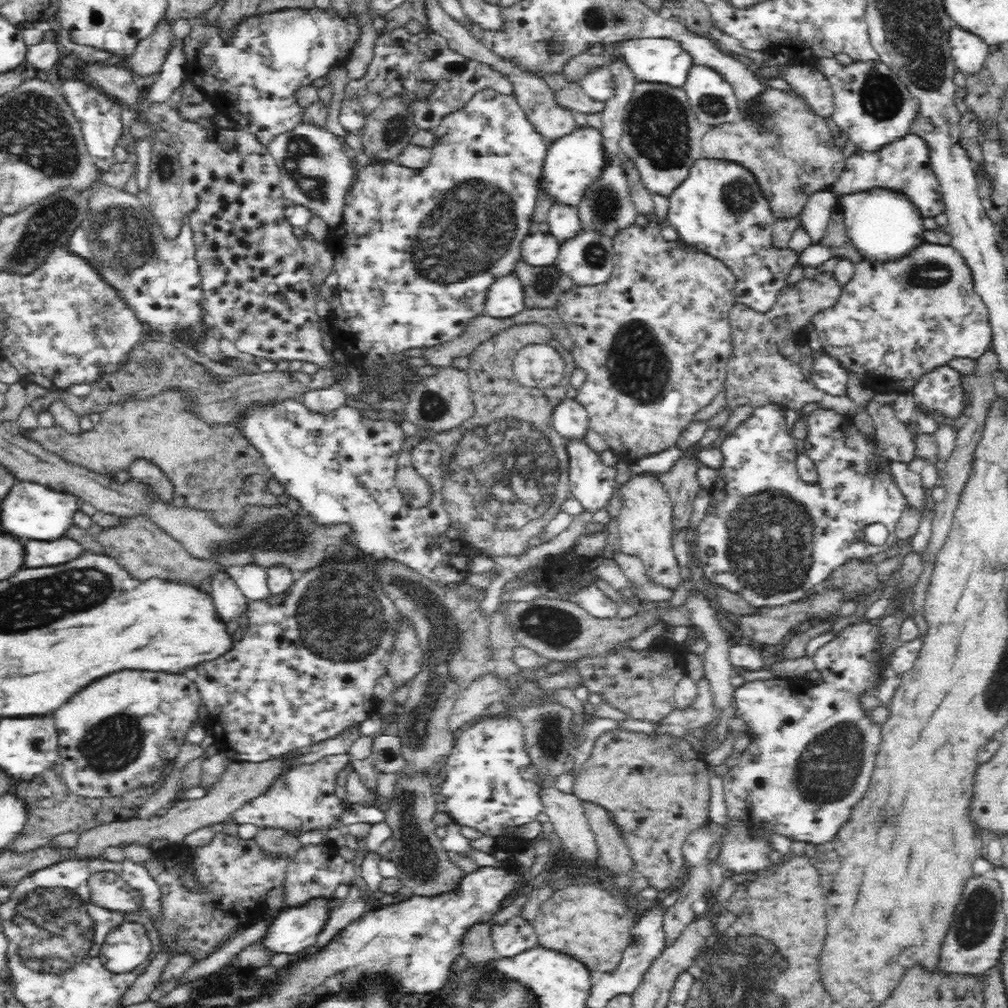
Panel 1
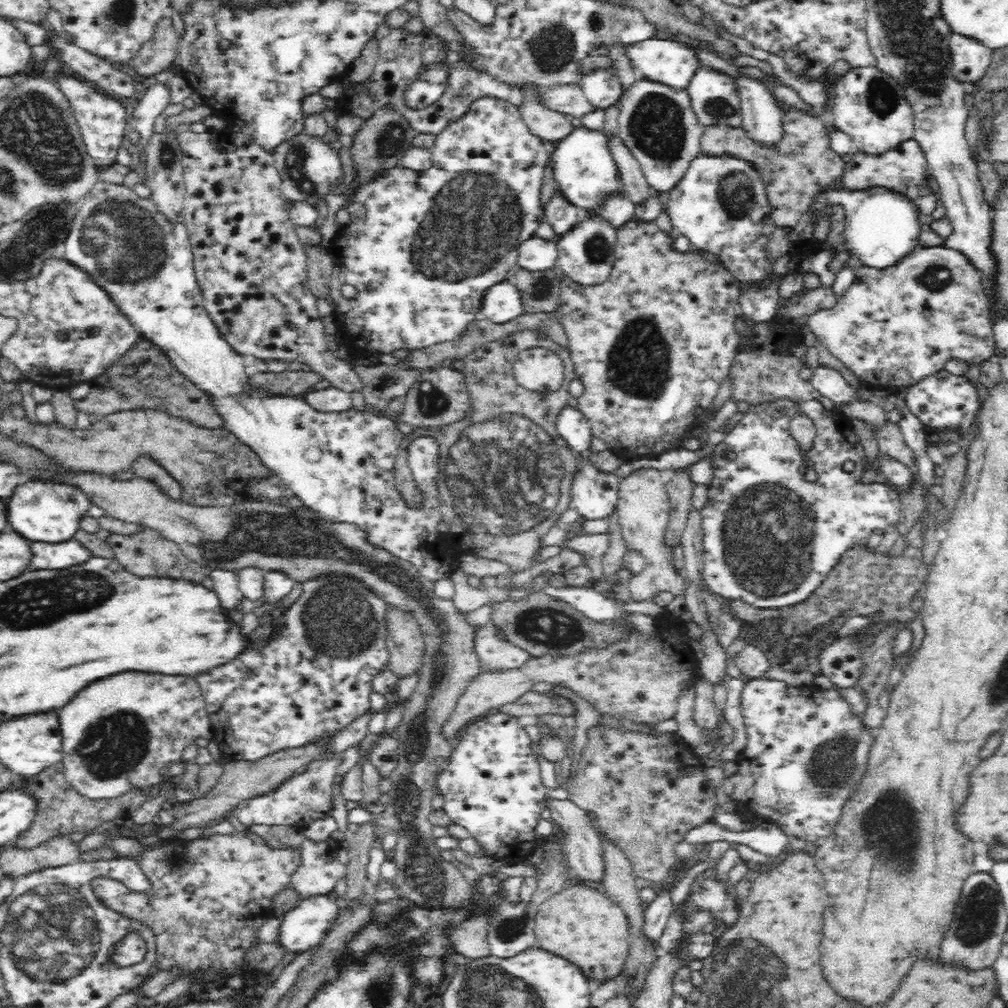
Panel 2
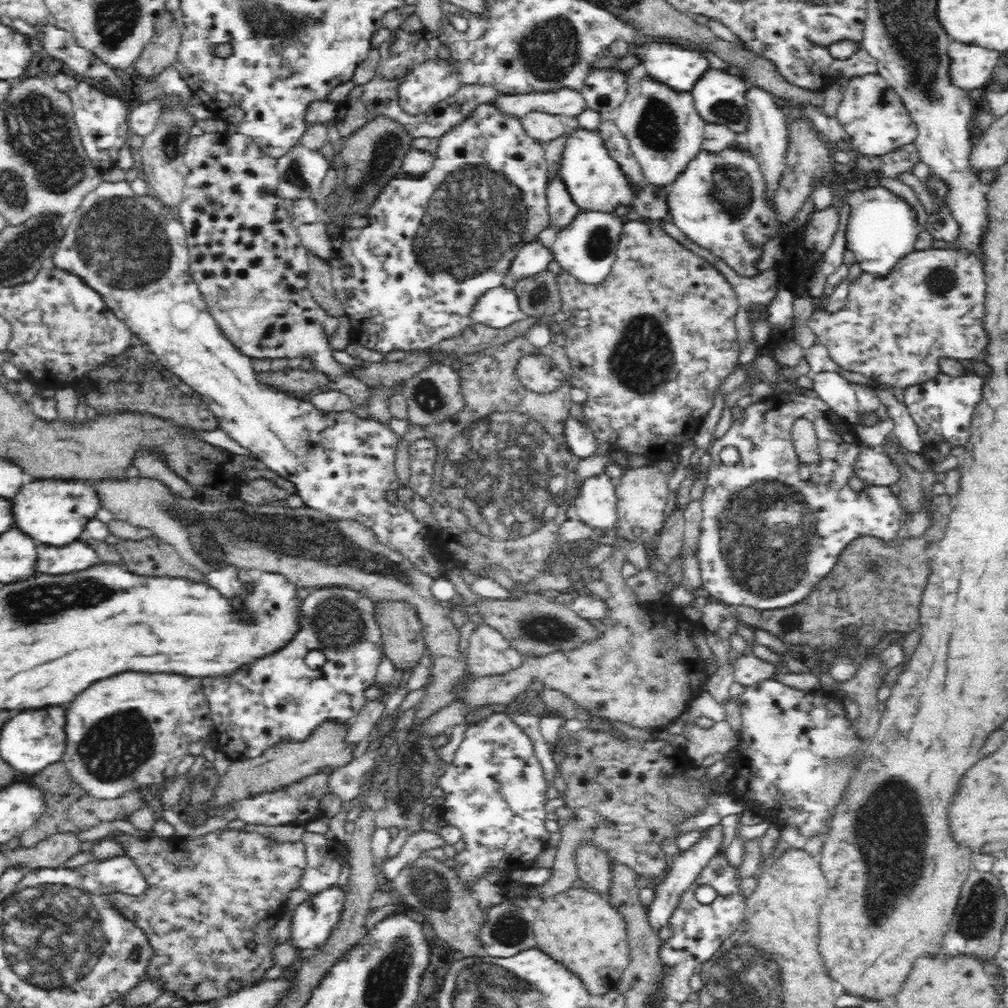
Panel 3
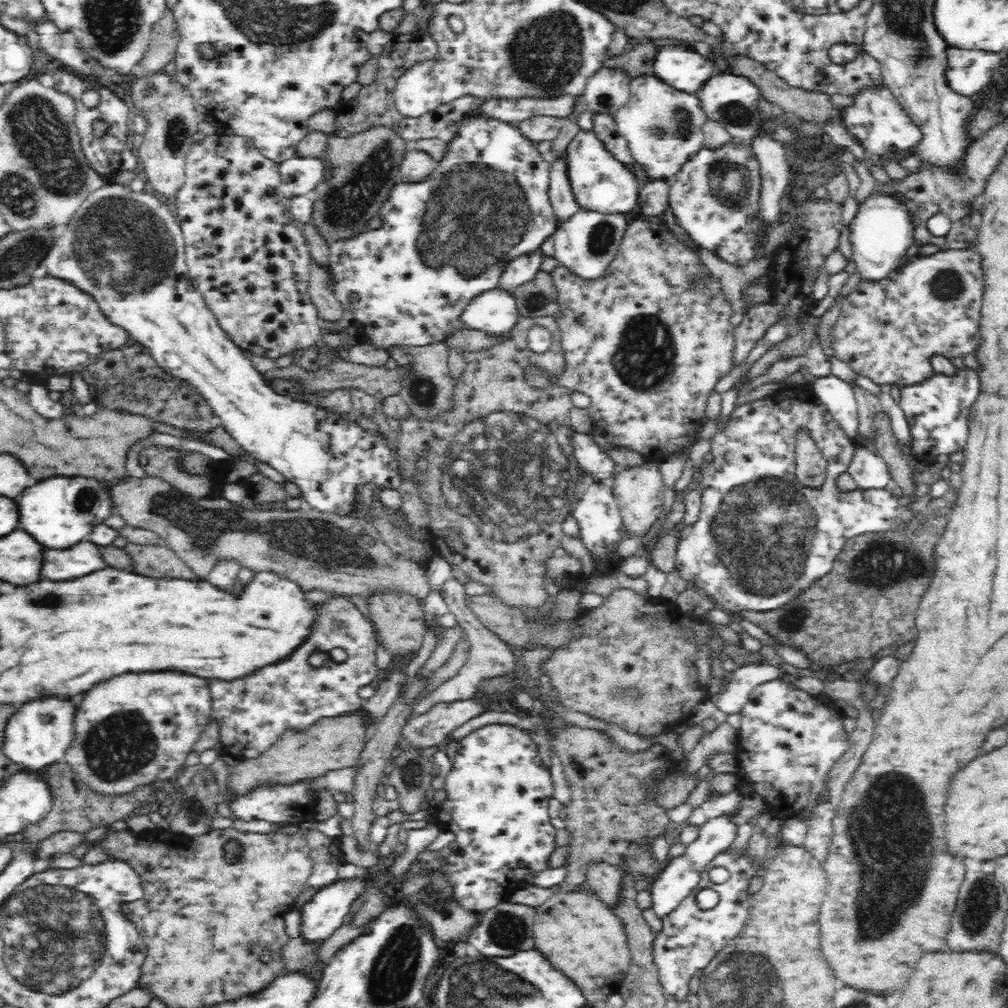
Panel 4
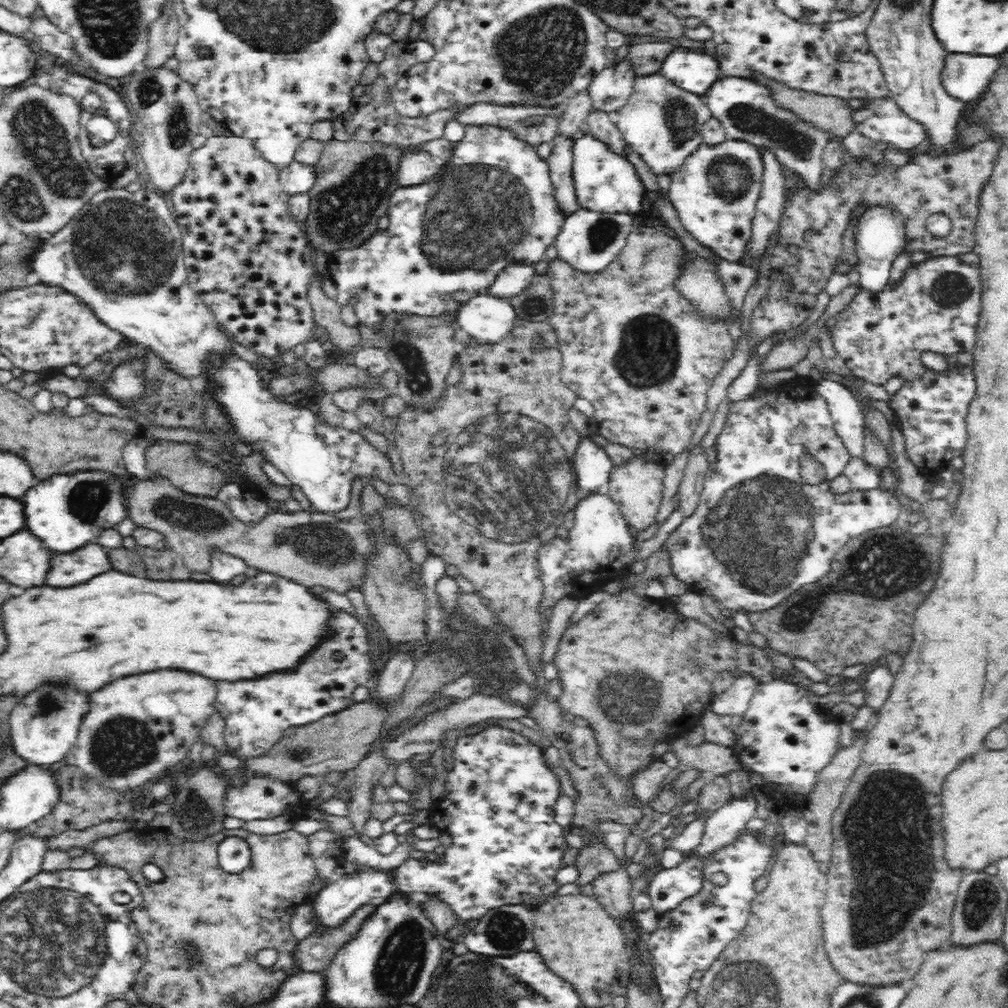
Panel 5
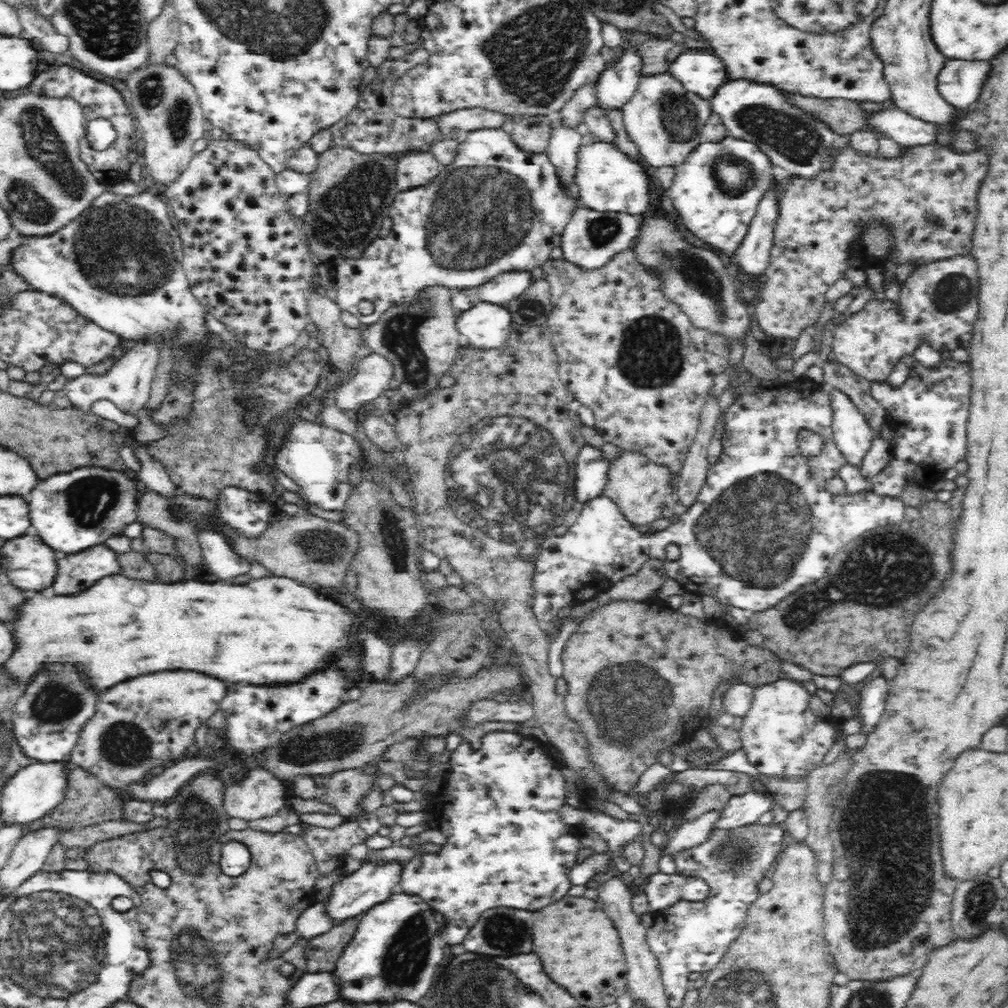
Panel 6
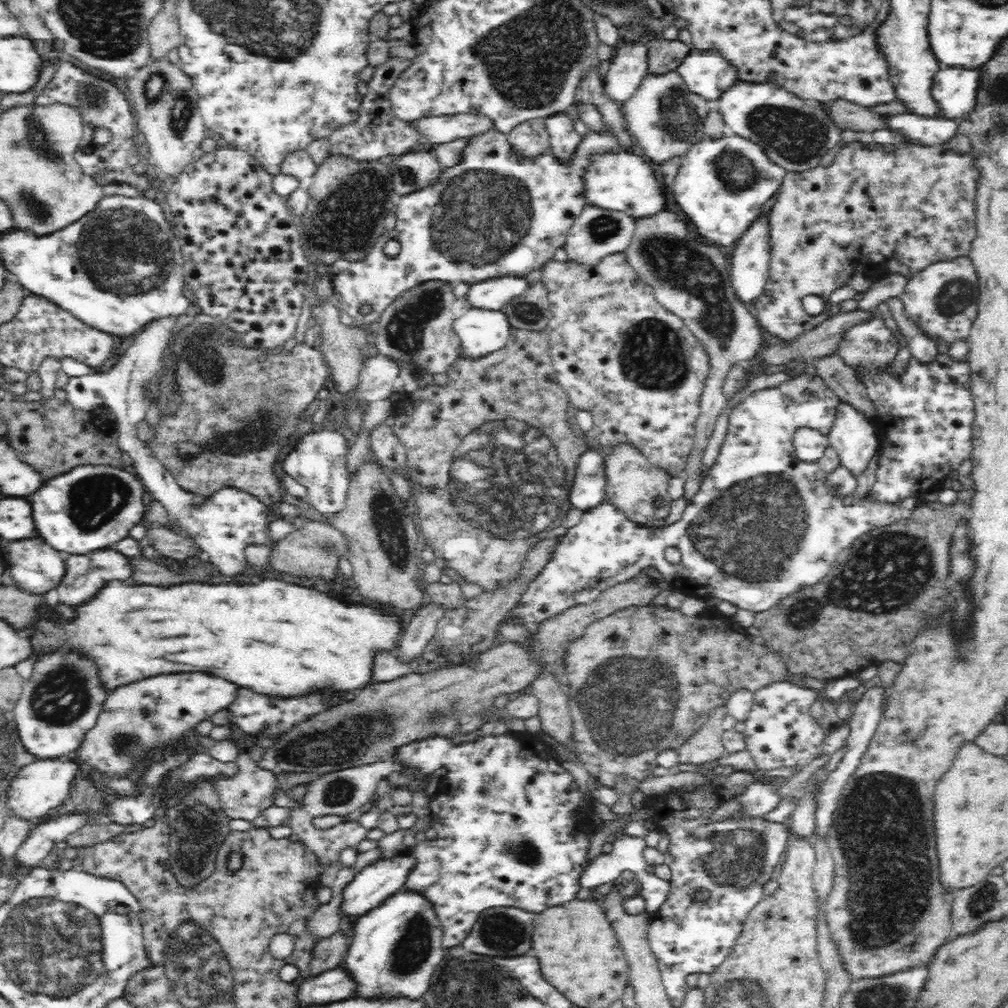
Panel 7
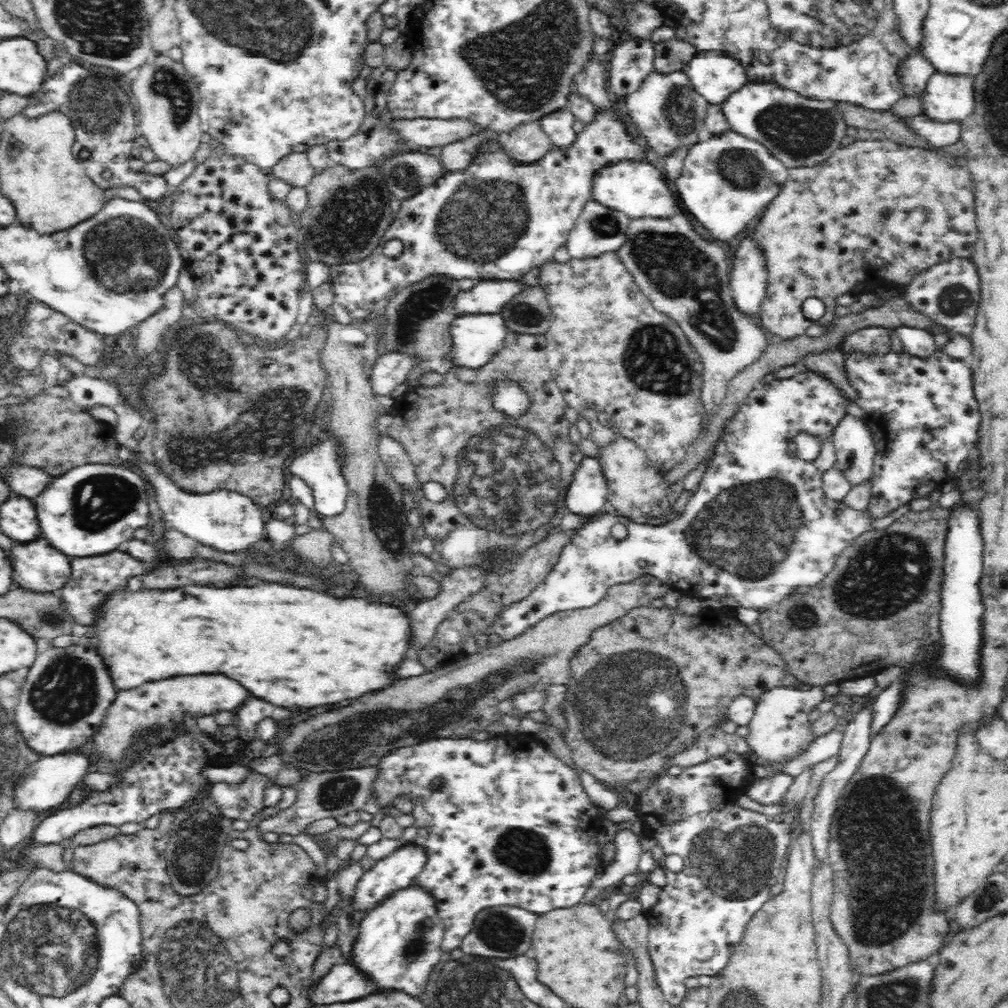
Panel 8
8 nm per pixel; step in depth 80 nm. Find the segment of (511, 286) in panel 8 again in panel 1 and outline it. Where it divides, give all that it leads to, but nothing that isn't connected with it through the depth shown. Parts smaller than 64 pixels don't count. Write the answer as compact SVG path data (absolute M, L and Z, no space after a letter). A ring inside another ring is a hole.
M534 229L532 234L524 237L521 242L521 258L536 266L552 264L556 261L560 247L549 232Z

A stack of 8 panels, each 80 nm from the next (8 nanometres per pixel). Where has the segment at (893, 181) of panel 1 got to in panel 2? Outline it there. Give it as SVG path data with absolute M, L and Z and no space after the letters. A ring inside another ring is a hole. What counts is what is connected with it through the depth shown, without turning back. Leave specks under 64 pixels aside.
M904 139L903 142L891 150L880 155L867 154L854 150L851 160L845 167L843 176L835 185L842 191L861 191L872 187L884 187L902 193L925 215L932 215L938 208L938 194L930 186L930 170L928 158L918 139Z

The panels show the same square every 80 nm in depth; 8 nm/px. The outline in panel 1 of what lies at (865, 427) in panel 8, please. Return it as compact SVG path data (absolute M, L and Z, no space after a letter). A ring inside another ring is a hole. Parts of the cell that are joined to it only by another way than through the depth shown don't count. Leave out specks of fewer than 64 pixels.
M822 353L814 359L814 372L811 382L816 388L830 394L843 394L849 371L831 354Z

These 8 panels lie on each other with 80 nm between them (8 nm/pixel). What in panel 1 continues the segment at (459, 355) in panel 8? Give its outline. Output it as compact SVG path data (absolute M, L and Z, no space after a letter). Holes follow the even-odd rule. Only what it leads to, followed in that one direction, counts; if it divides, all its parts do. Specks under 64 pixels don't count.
M516 274L501 275L488 290L484 314L490 316L514 316L524 309L524 286Z

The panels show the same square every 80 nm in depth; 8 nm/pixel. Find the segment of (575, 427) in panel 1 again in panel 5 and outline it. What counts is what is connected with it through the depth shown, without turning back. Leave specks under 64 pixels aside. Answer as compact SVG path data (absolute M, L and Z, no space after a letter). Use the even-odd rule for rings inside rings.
M581 437L578 440L578 446L576 446L572 461L573 468L576 469L577 484L584 490L584 495L588 491L599 489L603 483L609 480L611 472L615 468L615 465L604 449L597 446L589 437Z

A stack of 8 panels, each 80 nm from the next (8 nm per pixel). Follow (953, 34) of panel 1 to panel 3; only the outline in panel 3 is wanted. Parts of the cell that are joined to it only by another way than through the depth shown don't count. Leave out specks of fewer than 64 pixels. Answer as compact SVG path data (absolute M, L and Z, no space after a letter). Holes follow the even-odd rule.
M952 39L948 52L952 82L968 90L979 88L988 80L992 68L996 66L999 51Z

